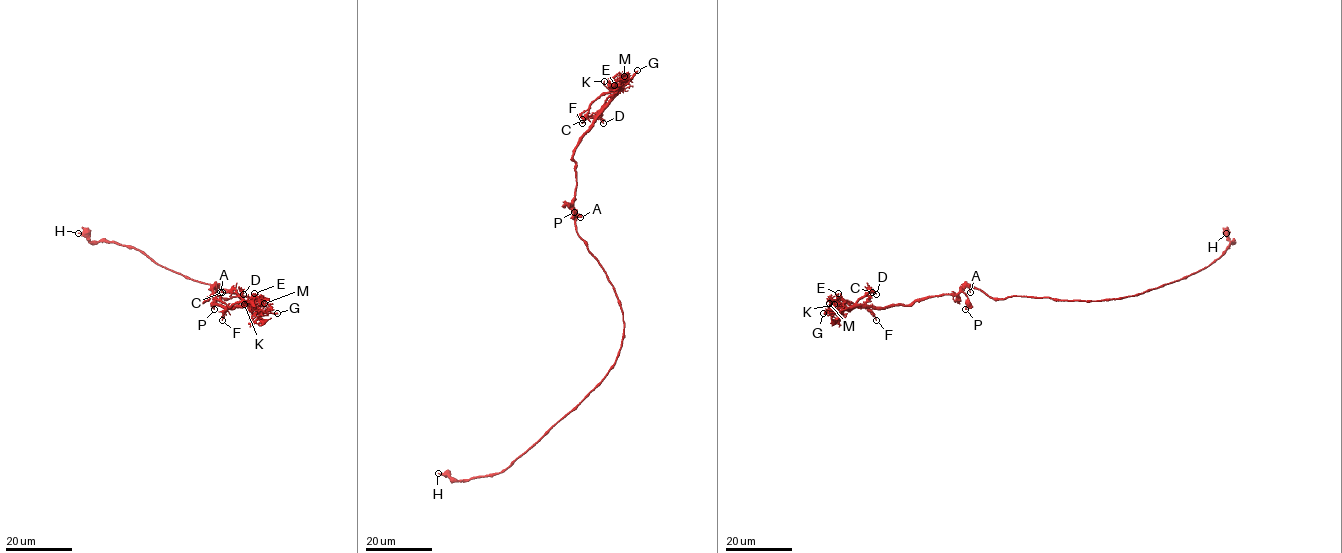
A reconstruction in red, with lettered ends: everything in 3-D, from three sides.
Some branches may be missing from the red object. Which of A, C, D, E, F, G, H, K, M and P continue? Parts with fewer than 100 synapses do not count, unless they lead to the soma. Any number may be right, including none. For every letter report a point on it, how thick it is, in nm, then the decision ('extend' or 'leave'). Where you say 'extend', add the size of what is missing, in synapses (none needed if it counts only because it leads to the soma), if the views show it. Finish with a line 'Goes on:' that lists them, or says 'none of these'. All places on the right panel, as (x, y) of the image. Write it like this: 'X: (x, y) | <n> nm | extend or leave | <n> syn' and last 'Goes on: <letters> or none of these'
A: (970, 292) | 100 nm | leave
C: (872, 292) | 110 nm | leave
D: (876, 294) | 150 nm | leave
E: (838, 293) | 110 nm | leave
F: (876, 320) | 120 nm | leave
G: (823, 313) | 240 nm | extend
H: (1226, 233) | 150 nm | leave
K: (834, 304) | 130 nm | leave
M: (829, 303) | 150 nm | leave
P: (965, 309) | 120 nm | leave
Goes on: G

